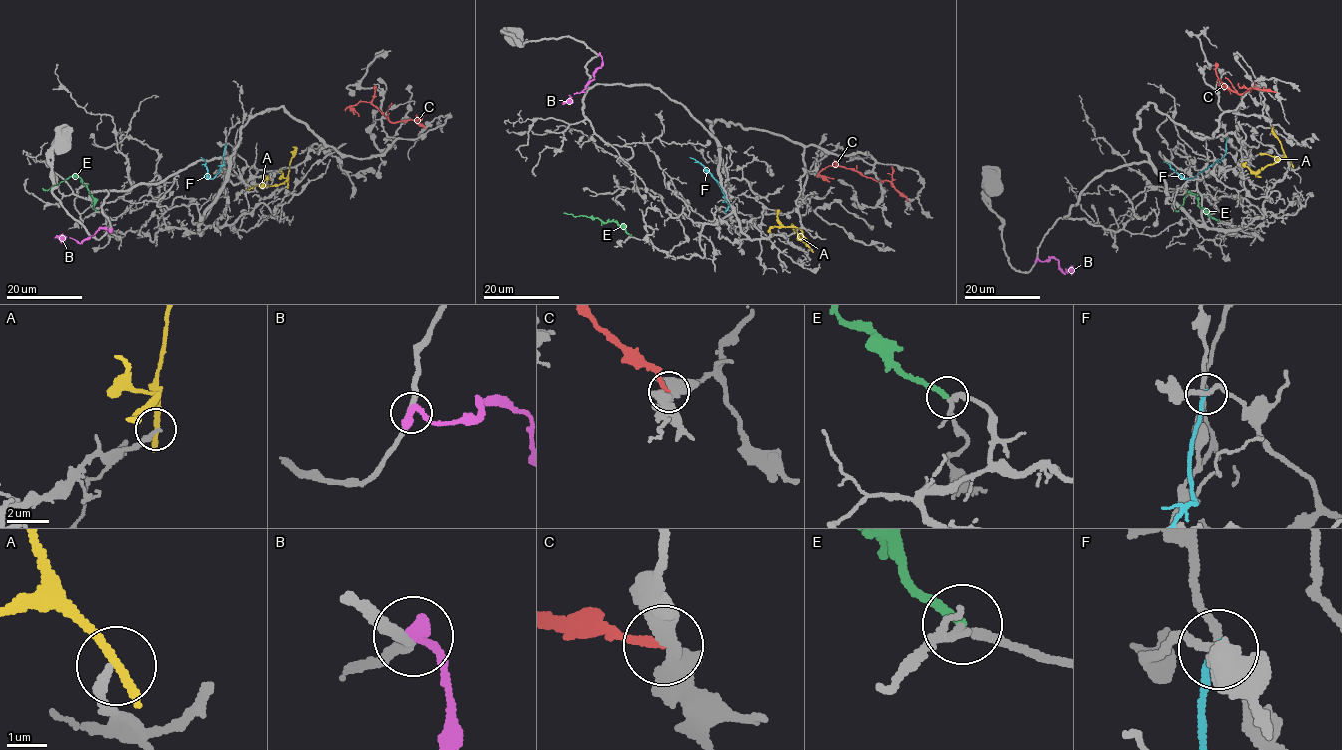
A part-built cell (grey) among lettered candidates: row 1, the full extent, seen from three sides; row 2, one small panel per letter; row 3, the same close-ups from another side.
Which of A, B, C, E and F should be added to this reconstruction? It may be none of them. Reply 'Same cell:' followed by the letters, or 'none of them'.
Same cell: E

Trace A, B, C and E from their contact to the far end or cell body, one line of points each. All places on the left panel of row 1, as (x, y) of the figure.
A: (287, 184), (288, 179), (278, 185), (263, 186), (268, 176)
B: (110, 229), (109, 232), (103, 229), (97, 230), (81, 242), (65, 237), (55, 238)
C: (425, 128), (414, 120), (389, 121), (369, 102), (361, 101), (348, 106), (359, 116)
E: (95, 211), (94, 201), (79, 176), (70, 176), (47, 190), (42, 188)

